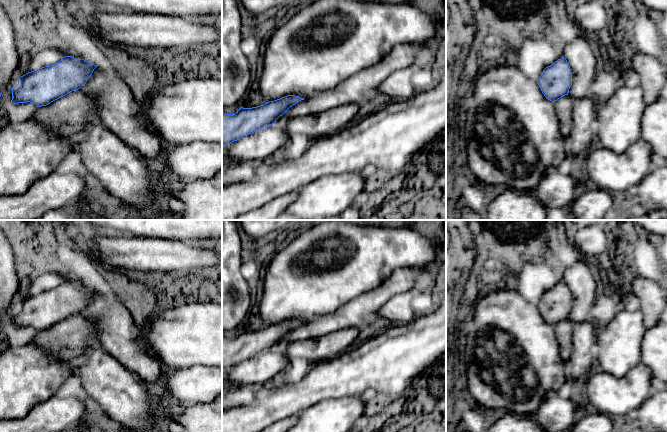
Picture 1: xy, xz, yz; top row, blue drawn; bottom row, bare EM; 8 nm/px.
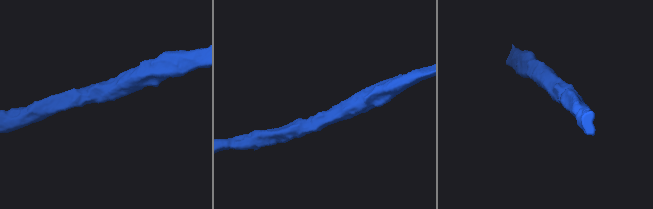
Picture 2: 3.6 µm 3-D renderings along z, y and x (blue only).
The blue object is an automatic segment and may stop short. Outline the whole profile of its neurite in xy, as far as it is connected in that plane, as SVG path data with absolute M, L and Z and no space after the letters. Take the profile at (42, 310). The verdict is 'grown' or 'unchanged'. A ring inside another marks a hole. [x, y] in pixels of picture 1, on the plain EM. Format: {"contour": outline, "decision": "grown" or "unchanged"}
{"contour": "M65 280L55 288L28 296L12 312L11 330L27 326L35 328L38 332L30 342L35 342L61 360L74 363L83 358L90 348L101 348L98 319L80 313L96 291L82 282Z", "decision": "grown"}

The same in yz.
{"contour": "M558 283L546 291L537 307L546 323L554 327L561 358L565 363L568 362L572 355L574 323L568 319L572 309L572 296L567 284Z", "decision": "grown"}

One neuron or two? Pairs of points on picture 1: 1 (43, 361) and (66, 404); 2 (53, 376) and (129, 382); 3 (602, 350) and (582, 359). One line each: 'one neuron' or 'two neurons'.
1: one neuron
2: two neurons
3: two neurons

